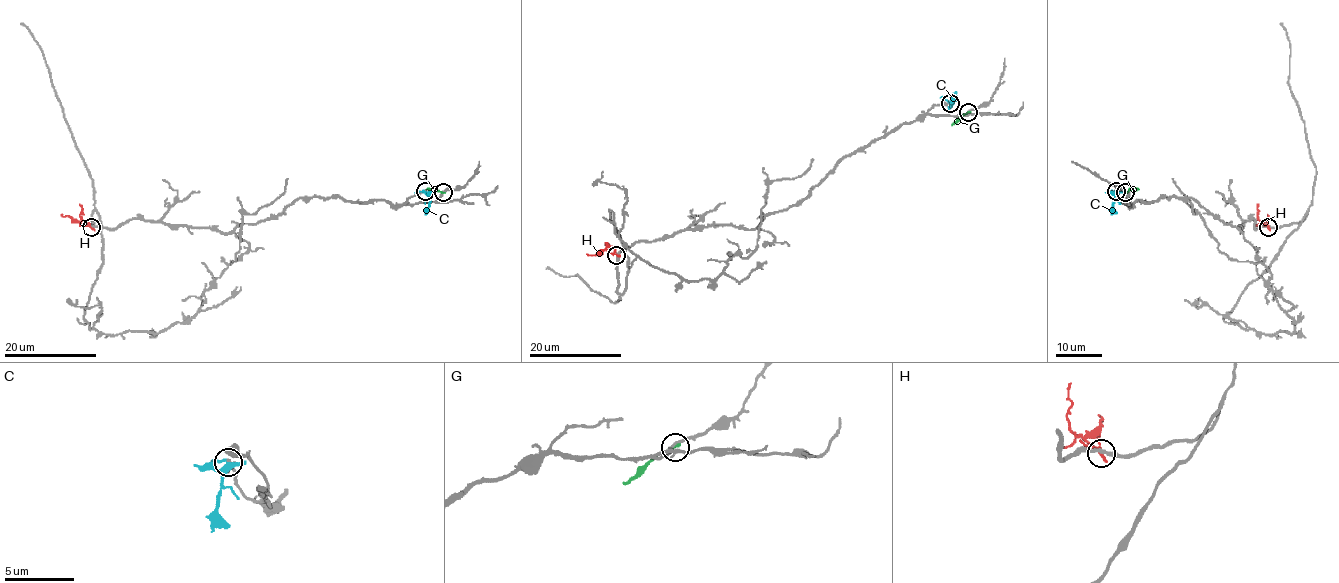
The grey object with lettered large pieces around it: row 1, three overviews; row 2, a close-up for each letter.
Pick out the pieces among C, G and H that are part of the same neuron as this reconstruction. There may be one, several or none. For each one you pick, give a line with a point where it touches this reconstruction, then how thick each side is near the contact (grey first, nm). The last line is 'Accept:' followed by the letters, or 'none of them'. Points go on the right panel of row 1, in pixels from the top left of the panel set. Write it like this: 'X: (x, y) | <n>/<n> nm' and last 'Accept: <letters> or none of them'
Accept: none of them

